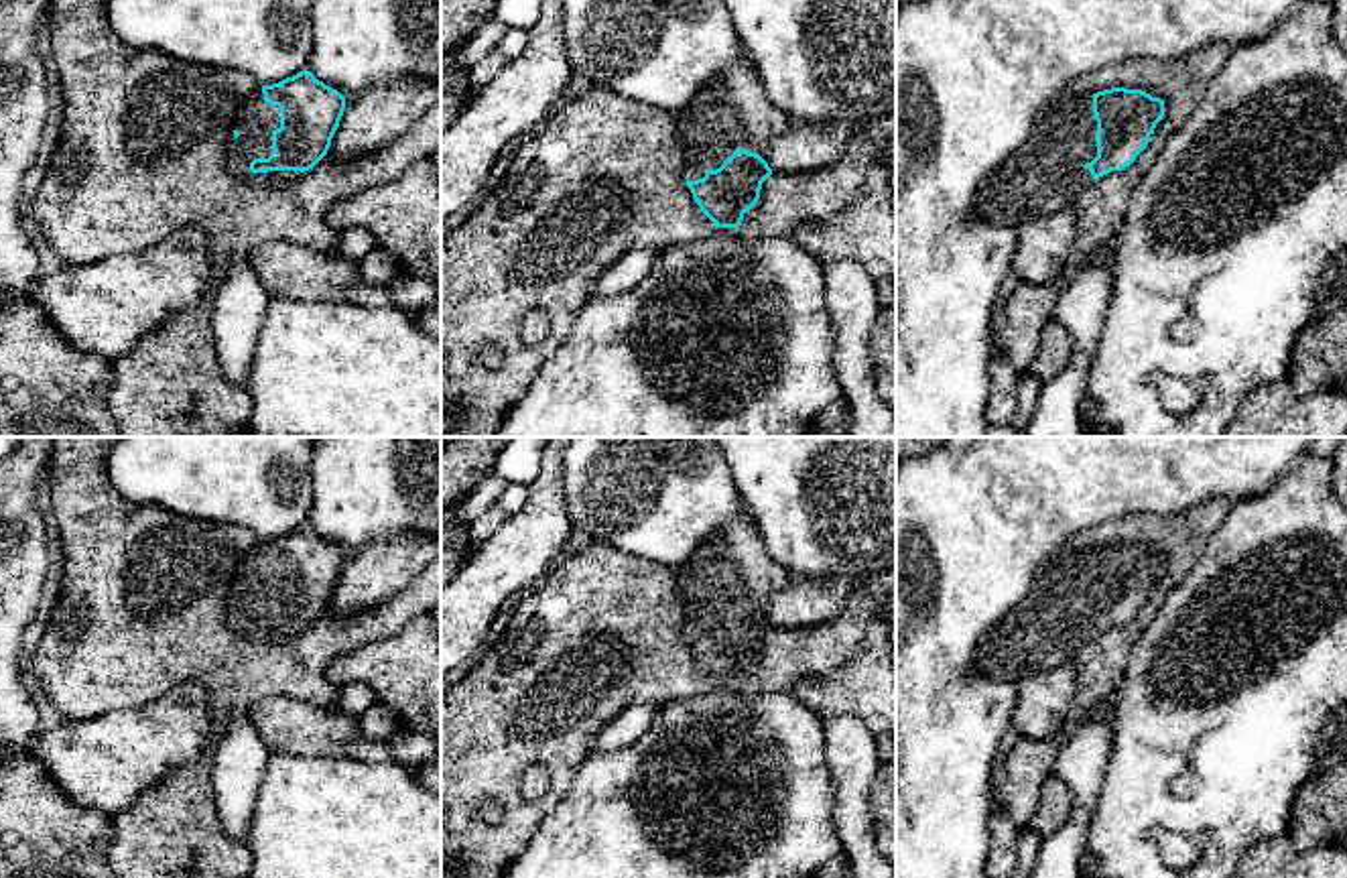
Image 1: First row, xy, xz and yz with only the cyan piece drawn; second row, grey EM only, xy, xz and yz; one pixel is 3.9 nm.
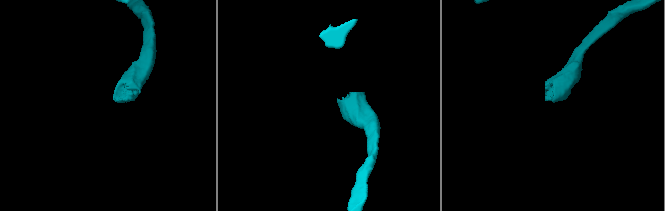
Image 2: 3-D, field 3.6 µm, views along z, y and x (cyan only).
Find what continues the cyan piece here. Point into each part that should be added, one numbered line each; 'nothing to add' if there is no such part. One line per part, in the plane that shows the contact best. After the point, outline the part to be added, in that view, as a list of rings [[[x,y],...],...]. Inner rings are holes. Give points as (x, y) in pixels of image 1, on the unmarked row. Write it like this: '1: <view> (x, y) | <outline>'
1: xy (257, 576) | [[[262,541],[242,561],[236,585],[238,593],[228,600],[230,624],[244,636],[266,640],[291,640],[303,632],[301,626],[252,628],[254,614],[268,614],[272,608],[272,587],[280,583],[280,563],[264,557]]]

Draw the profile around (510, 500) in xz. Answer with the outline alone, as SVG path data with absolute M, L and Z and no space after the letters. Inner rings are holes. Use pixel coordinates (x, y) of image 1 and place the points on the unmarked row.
M508 486L496 500L496 508L506 516L520 512L528 502L528 488Z

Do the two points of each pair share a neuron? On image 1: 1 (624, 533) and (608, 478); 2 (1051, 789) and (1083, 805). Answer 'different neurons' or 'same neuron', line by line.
1: same neuron
2: different neurons

